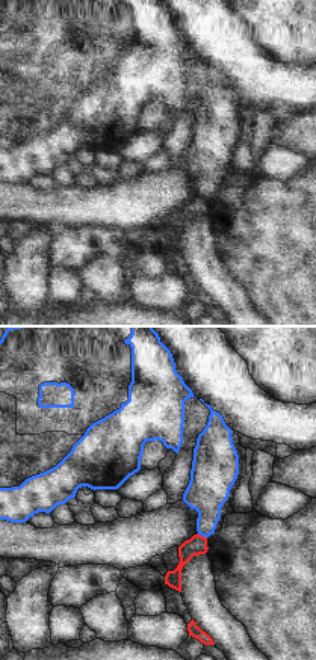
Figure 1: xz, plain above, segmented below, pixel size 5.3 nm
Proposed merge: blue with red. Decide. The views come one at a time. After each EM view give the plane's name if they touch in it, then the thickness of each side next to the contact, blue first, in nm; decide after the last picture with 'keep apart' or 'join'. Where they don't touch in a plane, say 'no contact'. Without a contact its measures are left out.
contact in xz; calibres 220 and 100 nm

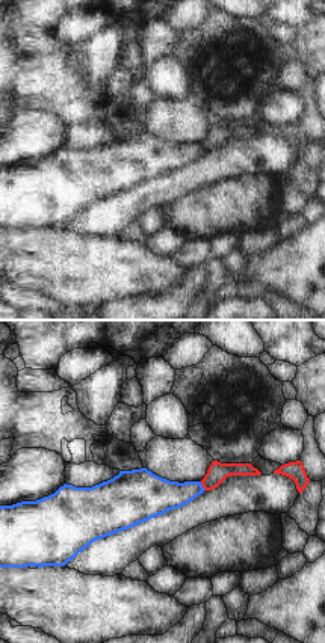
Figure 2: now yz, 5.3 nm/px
contact in yz; calibres 200 and 110 nm

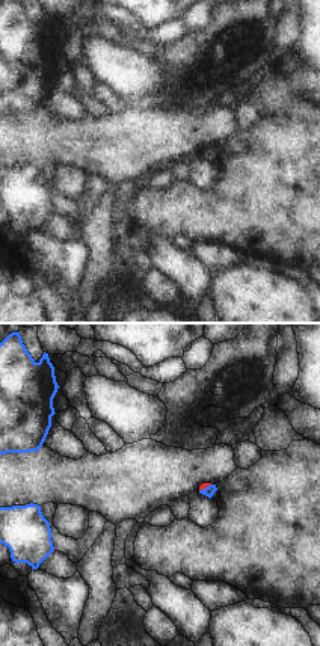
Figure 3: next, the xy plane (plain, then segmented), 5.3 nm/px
contact in xy; calibres 60 and 30 nm

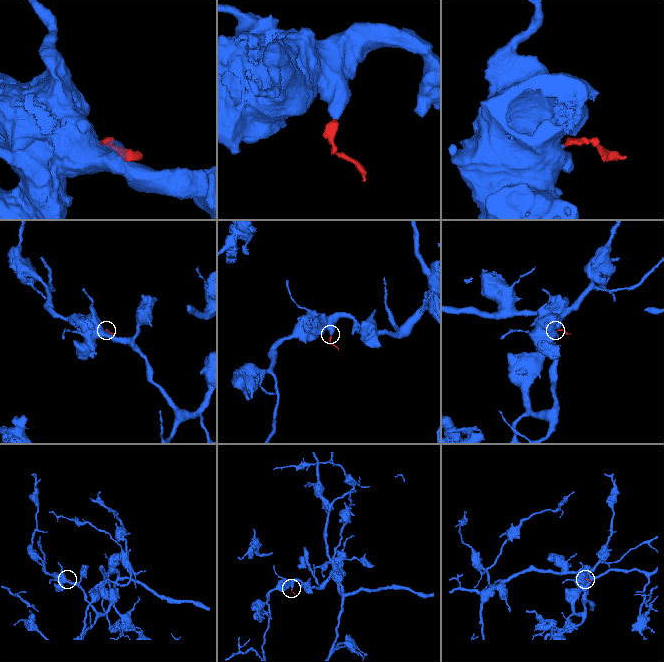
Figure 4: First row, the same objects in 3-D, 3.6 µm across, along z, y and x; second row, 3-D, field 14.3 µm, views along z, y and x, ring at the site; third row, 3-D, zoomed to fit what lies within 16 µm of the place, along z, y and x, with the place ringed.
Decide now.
keep apart

